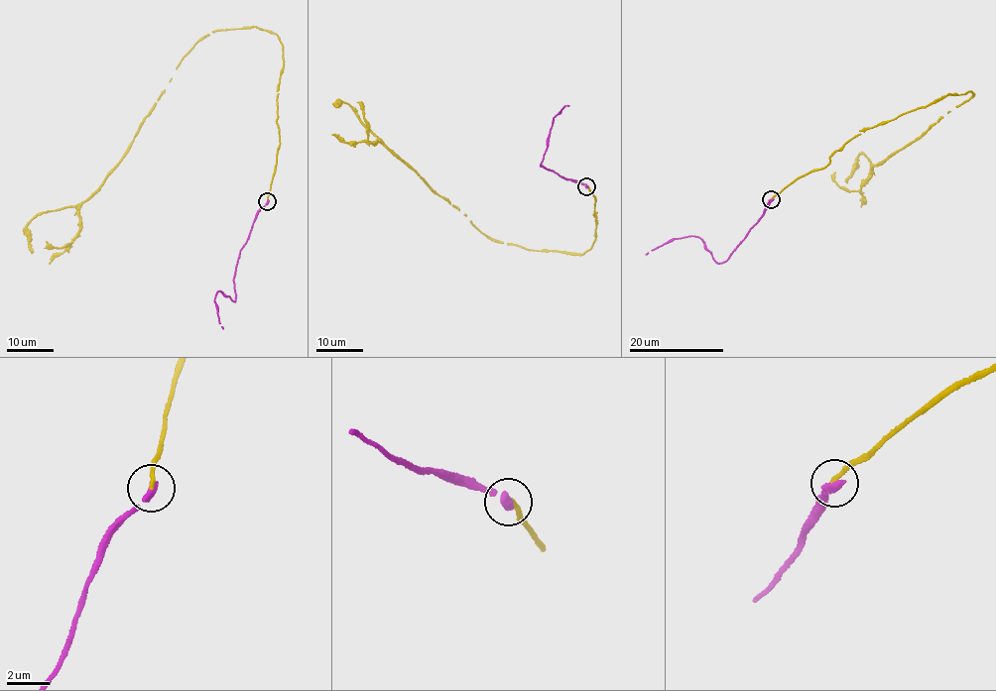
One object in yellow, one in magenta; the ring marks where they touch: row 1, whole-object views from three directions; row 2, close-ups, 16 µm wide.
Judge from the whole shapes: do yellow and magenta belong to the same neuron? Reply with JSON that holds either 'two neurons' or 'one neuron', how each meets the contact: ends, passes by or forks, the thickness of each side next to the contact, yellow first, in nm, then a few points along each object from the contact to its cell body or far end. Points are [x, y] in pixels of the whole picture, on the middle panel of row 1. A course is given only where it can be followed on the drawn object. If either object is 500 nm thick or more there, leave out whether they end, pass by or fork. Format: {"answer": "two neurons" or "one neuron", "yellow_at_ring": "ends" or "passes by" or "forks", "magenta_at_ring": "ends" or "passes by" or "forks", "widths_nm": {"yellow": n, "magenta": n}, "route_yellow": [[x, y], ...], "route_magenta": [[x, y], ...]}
{"answer": "two neurons", "yellow_at_ring": "ends", "magenta_at_ring": "ends", "widths_nm": {"yellow": 180, "magenta": 400}, "route_yellow": [[586, 186], [597, 220], [591, 247], [580, 254], [500, 242], [440, 196], [355, 108], [341, 101], [336, 107]], "route_magenta": [[586, 186], [540, 167], [553, 117], [568, 105]]}

